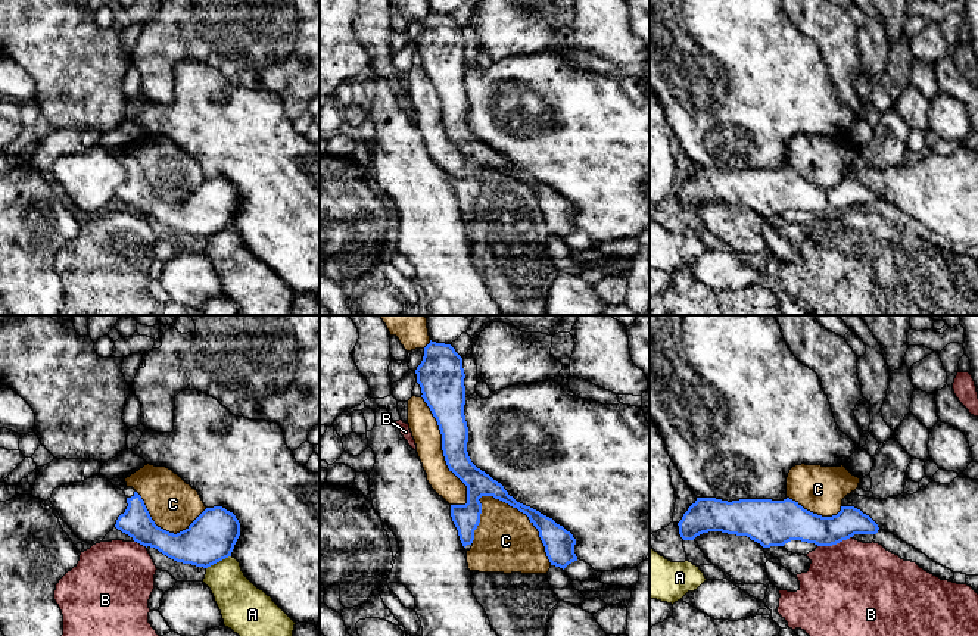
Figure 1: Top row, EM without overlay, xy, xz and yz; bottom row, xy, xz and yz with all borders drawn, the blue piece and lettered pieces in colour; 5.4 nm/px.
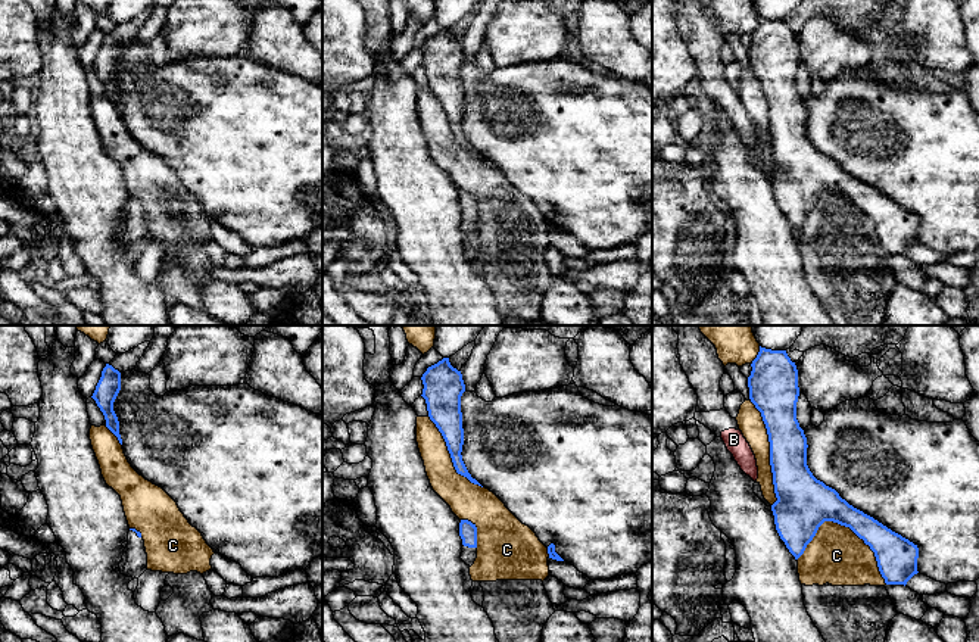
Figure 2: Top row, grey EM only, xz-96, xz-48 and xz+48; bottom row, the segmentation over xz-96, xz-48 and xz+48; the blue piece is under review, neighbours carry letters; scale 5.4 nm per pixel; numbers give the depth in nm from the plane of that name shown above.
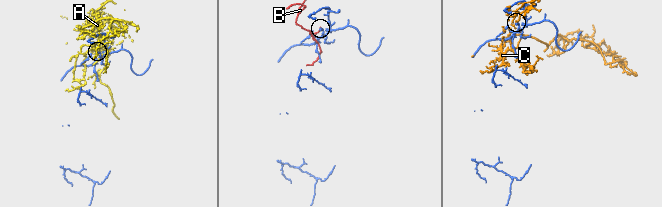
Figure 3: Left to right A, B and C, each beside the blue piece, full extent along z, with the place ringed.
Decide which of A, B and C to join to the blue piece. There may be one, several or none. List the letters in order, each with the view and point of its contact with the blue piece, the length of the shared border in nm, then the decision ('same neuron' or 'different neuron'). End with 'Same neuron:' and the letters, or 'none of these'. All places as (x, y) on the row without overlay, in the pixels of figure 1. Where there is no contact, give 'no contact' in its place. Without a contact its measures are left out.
A: meets blue in xy at (218, 231); contact 150 nm long; different neuron
B: meets blue in yz at (834, 214); contact 200 nm long; different neuron
C: meets blue in xz at (526, 184); contact 550 nm long; different neuron
Same neuron: none of these

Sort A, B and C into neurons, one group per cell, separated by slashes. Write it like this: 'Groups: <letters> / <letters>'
Groups: A / B / C

